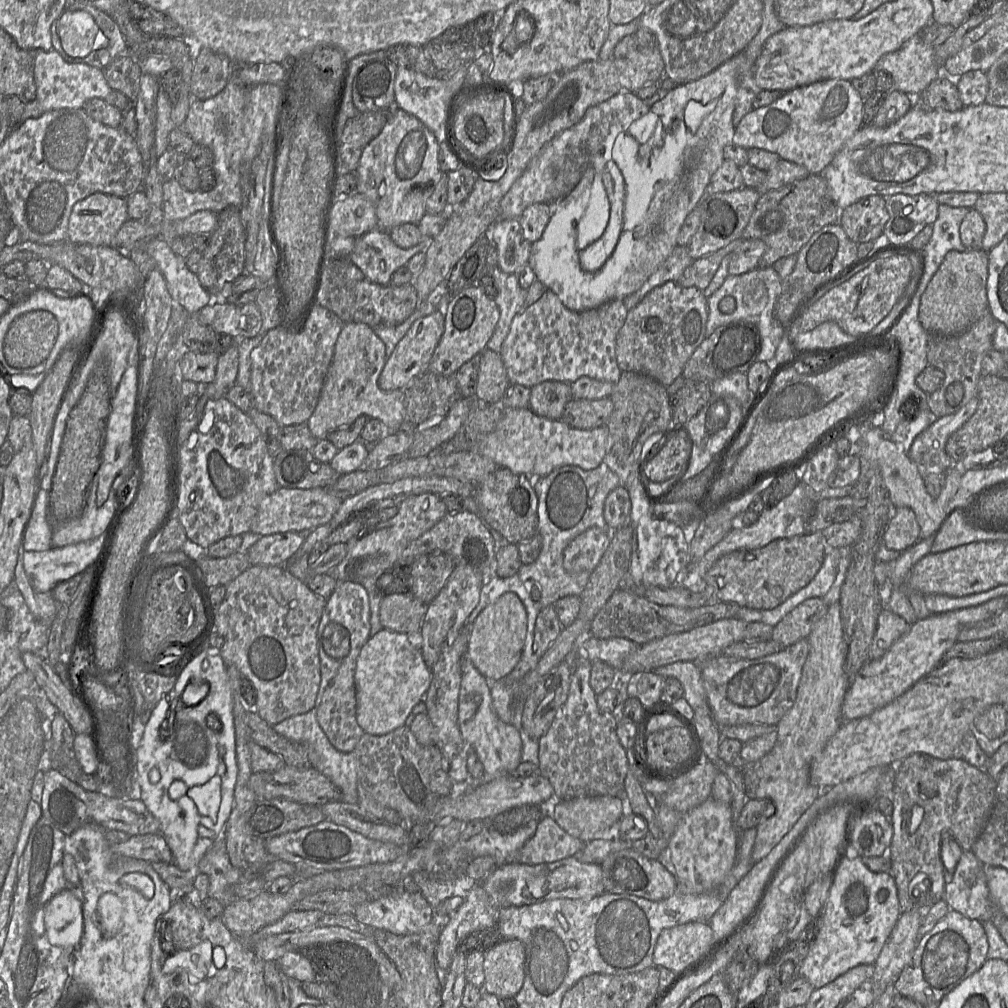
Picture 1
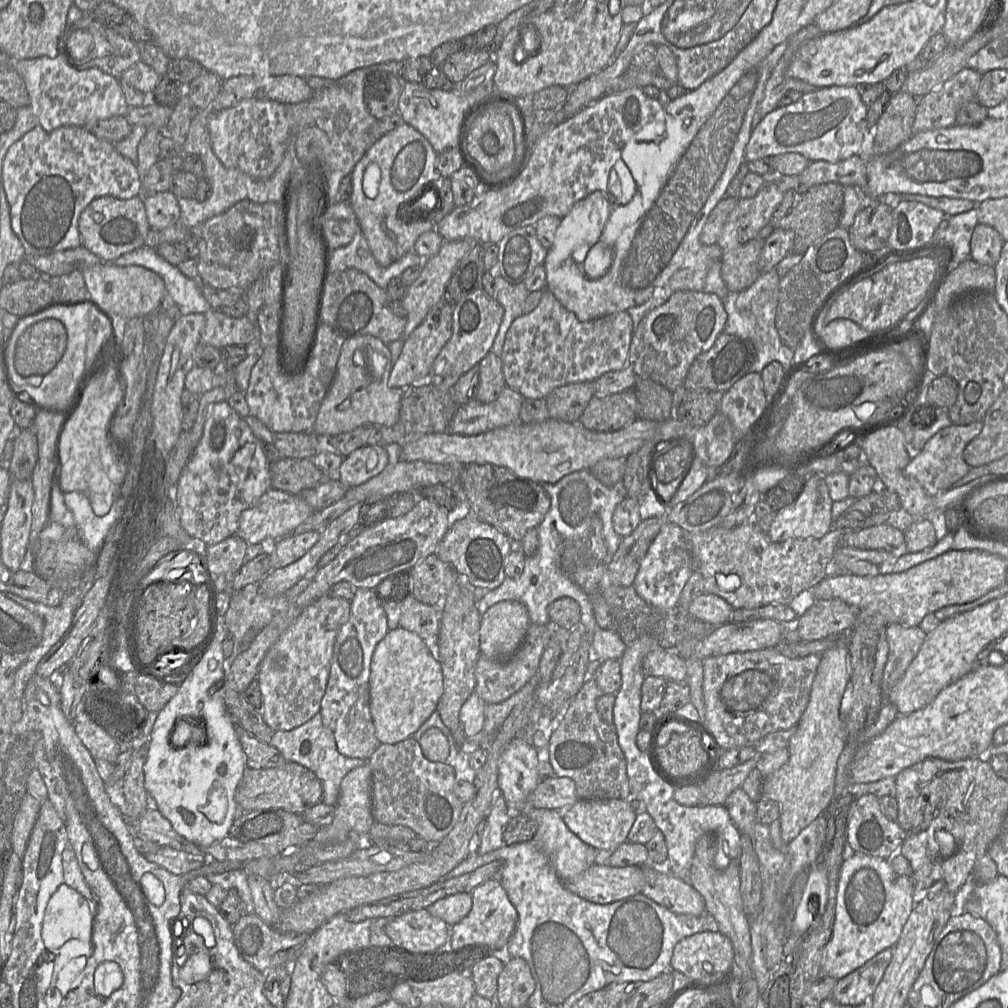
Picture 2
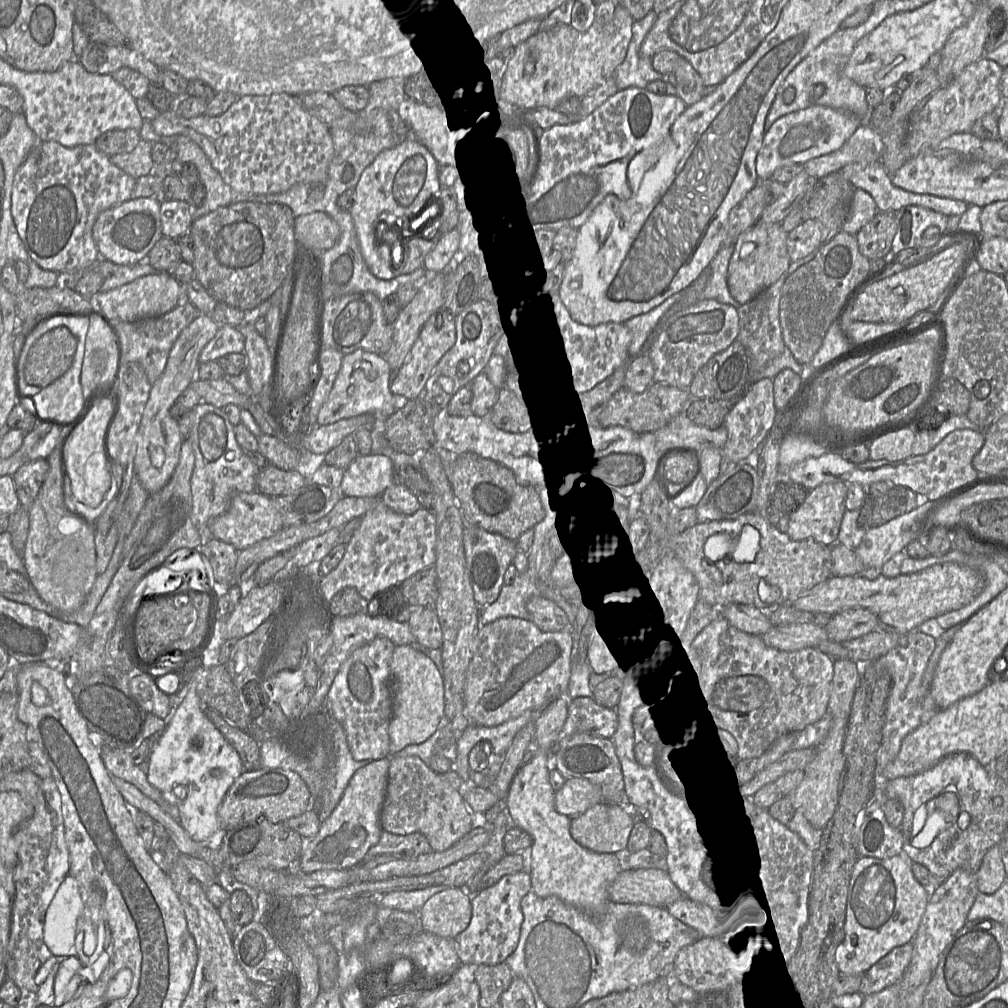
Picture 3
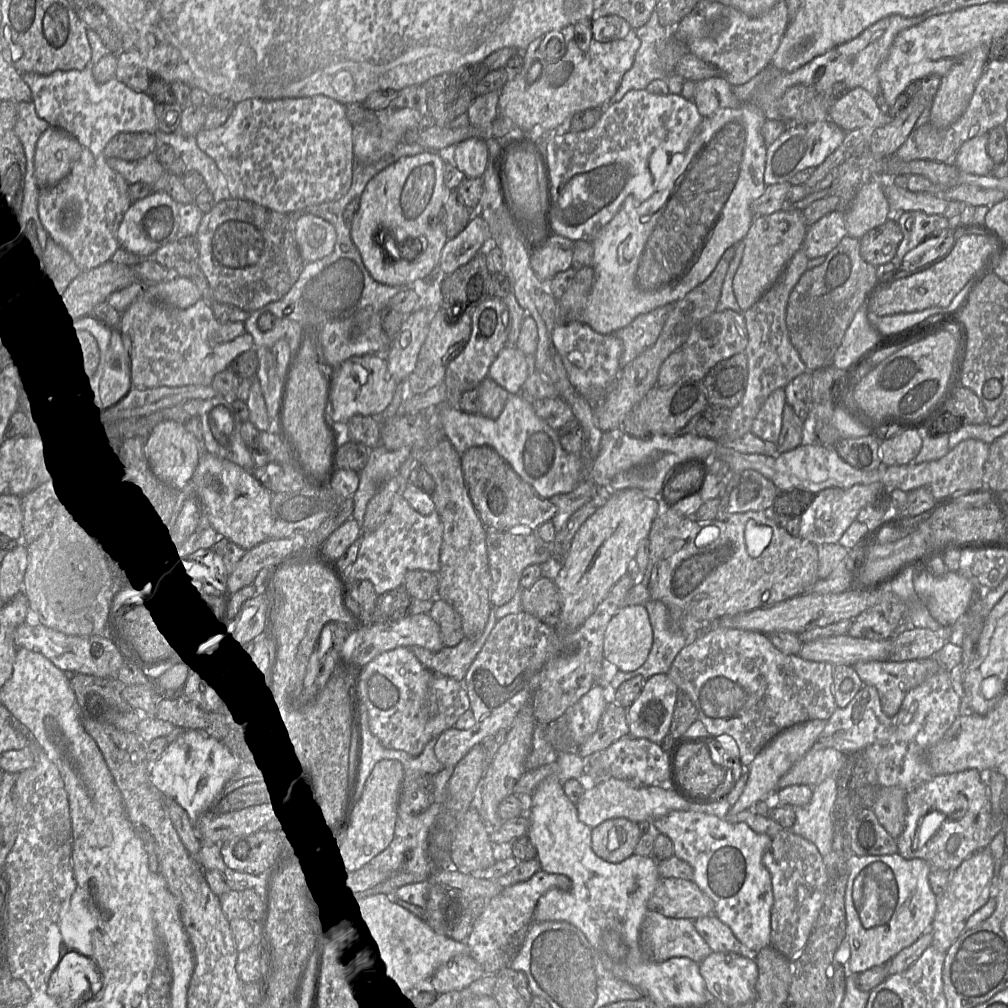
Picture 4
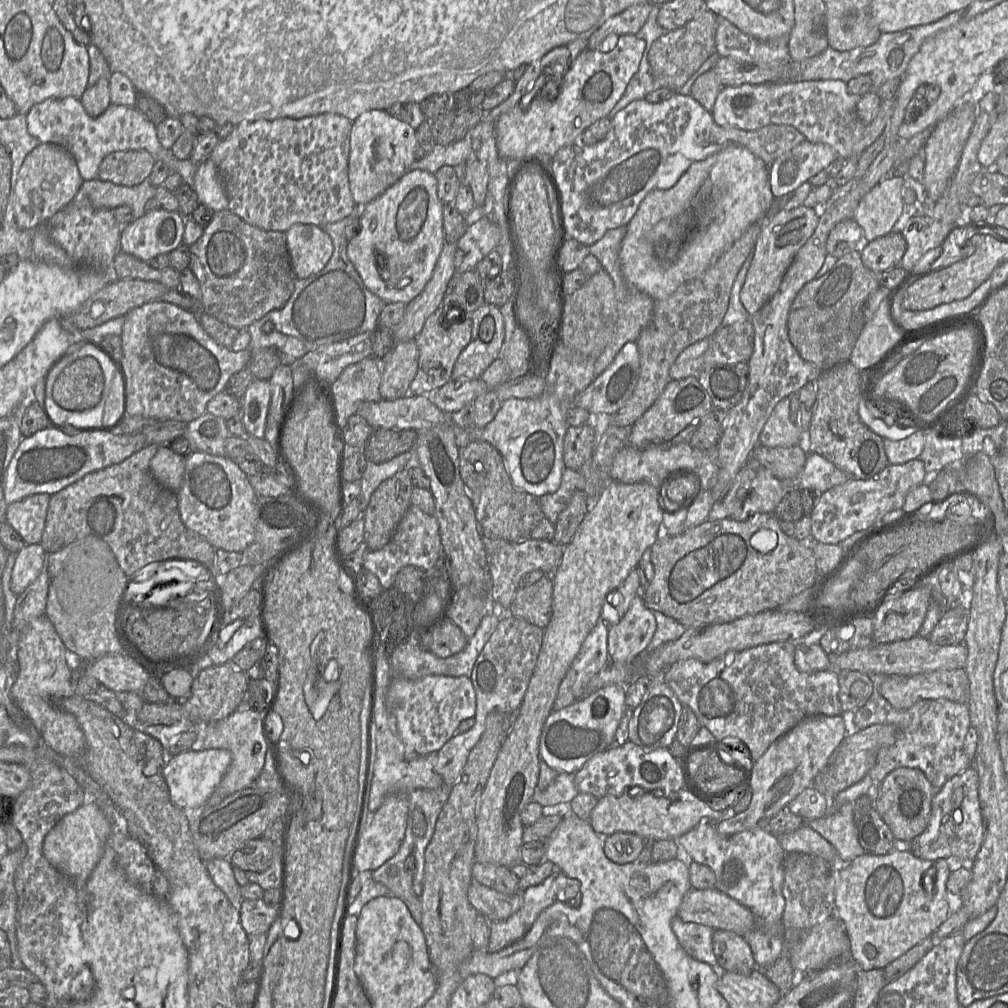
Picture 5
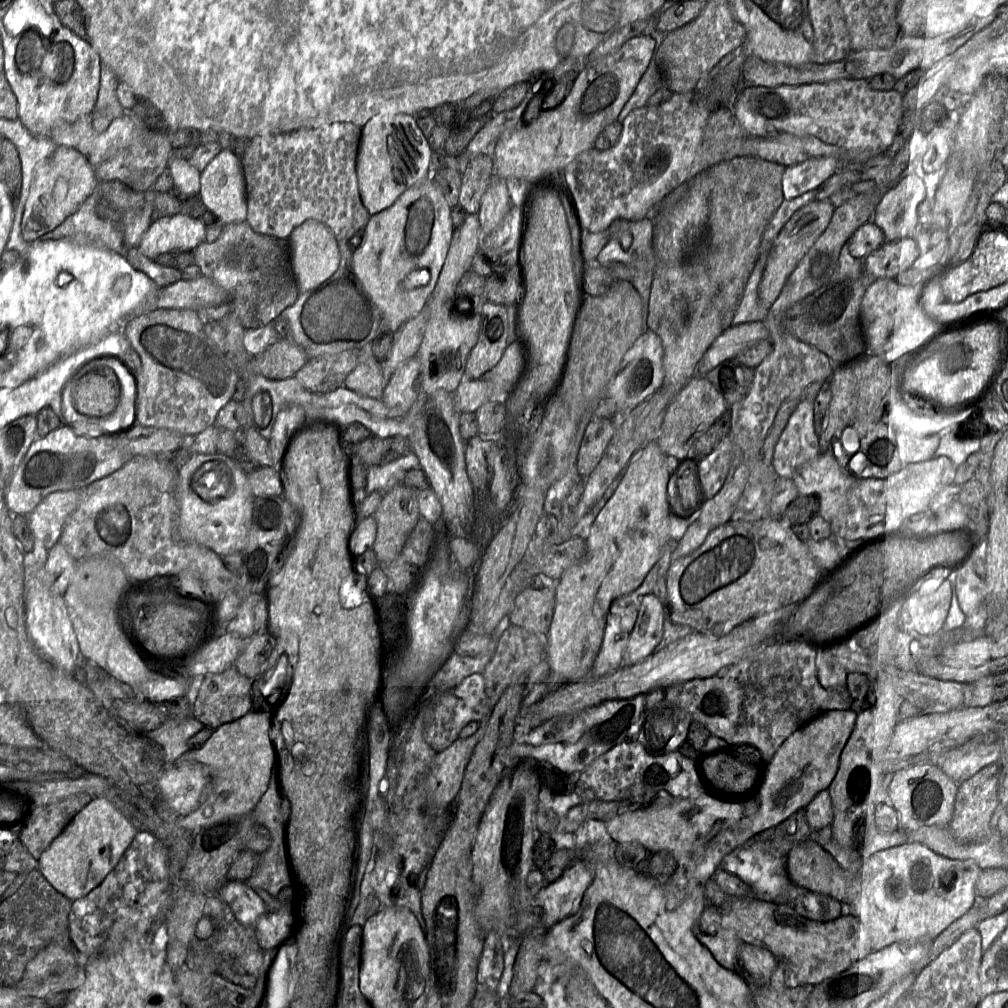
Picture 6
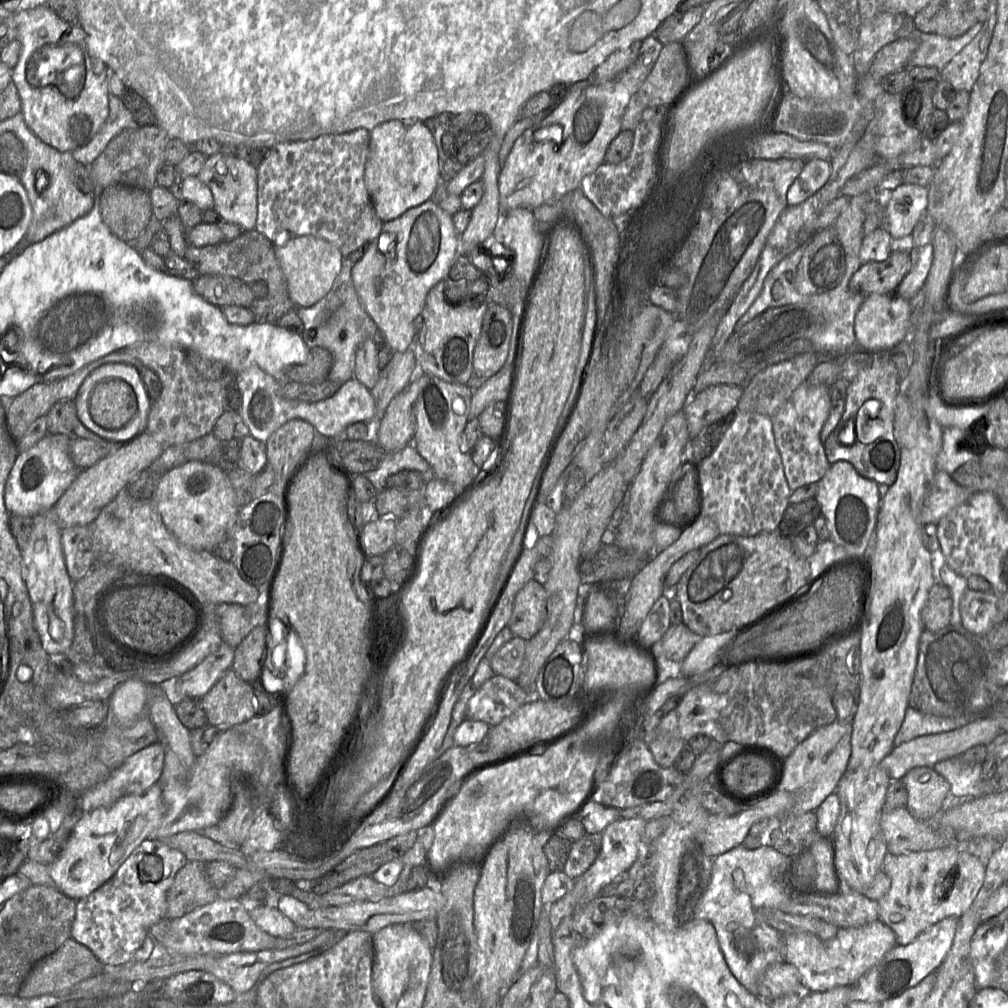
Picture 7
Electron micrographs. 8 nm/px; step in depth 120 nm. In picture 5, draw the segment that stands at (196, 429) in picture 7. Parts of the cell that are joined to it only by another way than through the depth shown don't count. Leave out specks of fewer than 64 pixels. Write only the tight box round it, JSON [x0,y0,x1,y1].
[120,301,253,424]

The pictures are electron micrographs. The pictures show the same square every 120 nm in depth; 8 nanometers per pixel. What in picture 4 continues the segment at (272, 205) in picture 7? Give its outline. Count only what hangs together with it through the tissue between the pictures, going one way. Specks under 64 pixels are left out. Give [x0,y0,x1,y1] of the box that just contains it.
[194,96,353,214]

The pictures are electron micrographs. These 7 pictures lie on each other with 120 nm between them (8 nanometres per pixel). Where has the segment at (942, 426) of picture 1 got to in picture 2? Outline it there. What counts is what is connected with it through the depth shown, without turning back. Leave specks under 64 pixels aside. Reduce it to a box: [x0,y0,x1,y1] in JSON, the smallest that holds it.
[904,422,983,496]

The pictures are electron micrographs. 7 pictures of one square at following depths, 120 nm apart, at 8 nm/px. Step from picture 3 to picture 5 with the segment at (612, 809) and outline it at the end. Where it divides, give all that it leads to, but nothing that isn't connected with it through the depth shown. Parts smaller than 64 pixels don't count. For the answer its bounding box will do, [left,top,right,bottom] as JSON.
[603,832,648,864]

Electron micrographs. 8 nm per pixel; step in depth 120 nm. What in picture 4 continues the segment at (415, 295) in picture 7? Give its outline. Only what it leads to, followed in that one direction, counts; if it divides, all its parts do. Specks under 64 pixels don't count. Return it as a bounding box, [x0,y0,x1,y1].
[350,151,451,288]

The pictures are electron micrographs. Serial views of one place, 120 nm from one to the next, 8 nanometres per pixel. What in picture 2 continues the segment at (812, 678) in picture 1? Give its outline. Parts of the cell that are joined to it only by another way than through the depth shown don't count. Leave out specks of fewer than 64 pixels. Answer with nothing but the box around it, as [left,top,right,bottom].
[763,645,851,843]

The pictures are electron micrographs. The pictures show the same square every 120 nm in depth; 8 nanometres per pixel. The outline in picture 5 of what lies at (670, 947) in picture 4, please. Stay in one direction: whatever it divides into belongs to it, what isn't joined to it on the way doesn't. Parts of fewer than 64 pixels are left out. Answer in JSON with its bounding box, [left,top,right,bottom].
[671,917,718,967]

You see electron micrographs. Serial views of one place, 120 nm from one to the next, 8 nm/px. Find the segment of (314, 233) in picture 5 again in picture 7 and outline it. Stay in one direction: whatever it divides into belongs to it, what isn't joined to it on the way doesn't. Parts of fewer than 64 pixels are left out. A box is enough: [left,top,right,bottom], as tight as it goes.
[275,235,343,307]

